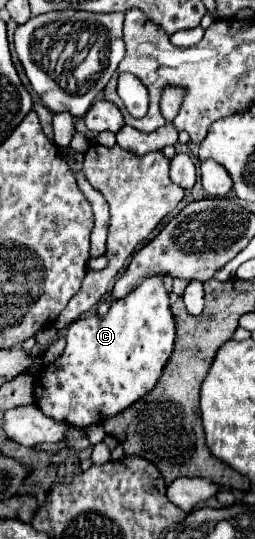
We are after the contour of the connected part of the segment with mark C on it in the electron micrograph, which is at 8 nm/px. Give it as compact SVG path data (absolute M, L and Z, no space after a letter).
M147 276L131 294L117 300L105 316L81 316L67 328L67 346L63 354L49 366L43 366L35 378L35 404L51 418L69 422L79 428L99 424L113 414L129 408L141 396L153 390L163 366L173 352L175 320L169 308L169 292L165 288L165 276Z

